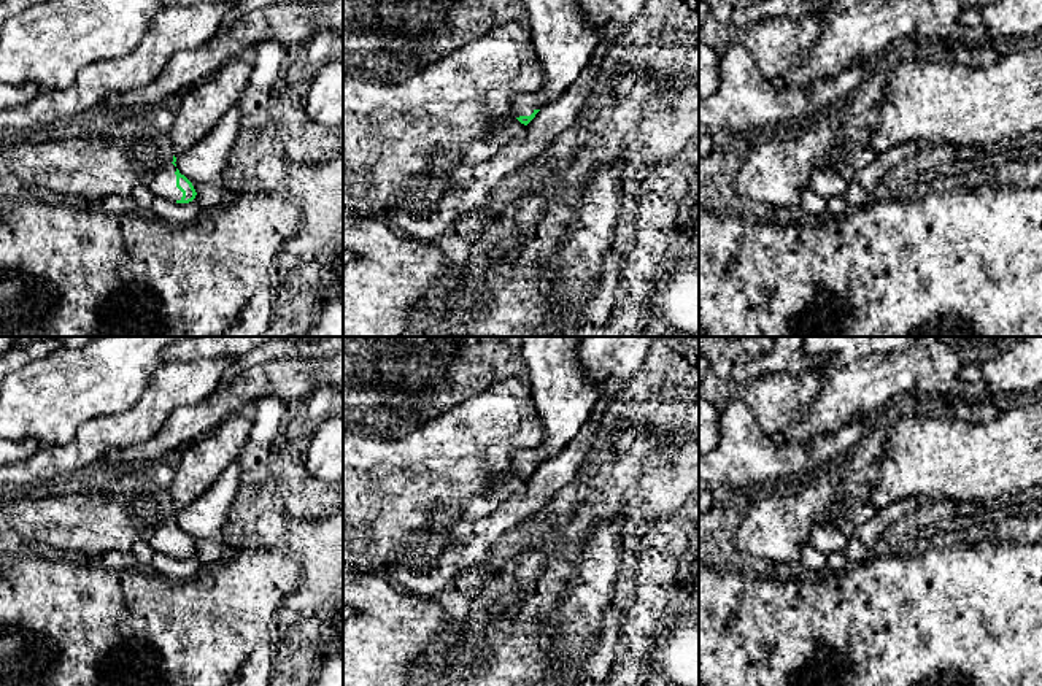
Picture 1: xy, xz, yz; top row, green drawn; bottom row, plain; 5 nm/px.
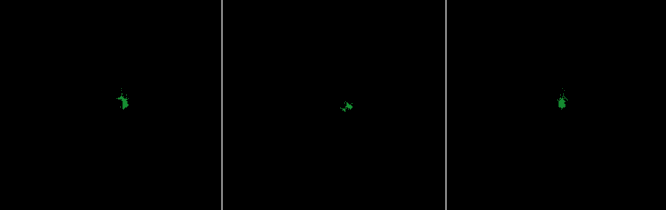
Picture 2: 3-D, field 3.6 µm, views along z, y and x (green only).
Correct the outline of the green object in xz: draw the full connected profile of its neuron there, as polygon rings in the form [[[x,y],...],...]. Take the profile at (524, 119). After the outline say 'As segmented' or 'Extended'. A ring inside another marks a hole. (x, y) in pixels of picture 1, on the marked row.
[[[523,0],[545,84],[535,94],[516,94],[511,110],[527,125],[535,114],[559,97],[592,65],[604,25],[591,24],[578,0]]]. Extended

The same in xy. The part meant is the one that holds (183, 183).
[[[233,57],[211,76],[186,92],[173,103],[175,122],[168,133],[173,146],[173,162],[160,170],[148,184],[156,197],[176,203],[189,203],[197,192],[192,183],[176,168],[176,159],[199,145],[229,113],[249,83],[253,67],[241,57]]]. Extended

